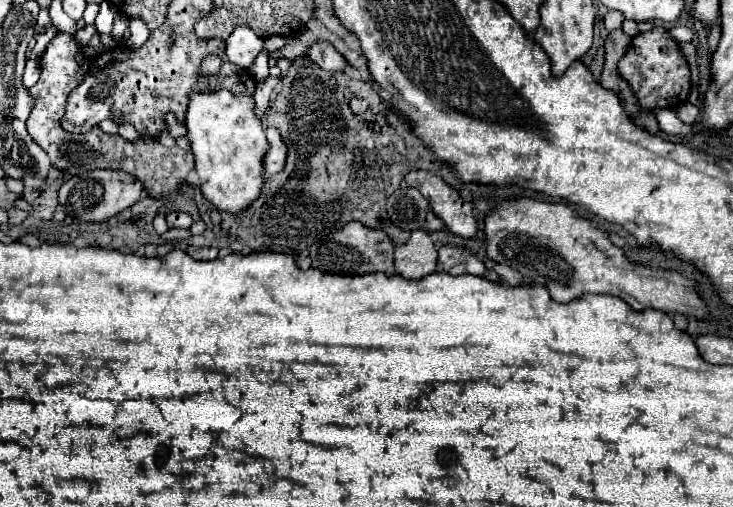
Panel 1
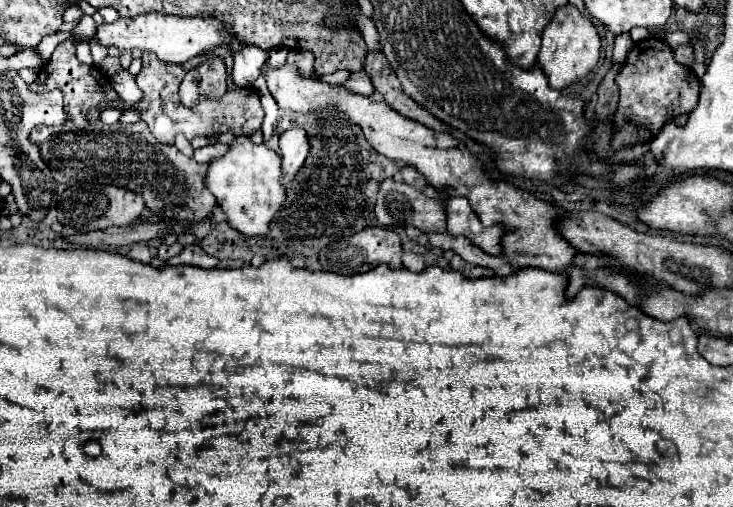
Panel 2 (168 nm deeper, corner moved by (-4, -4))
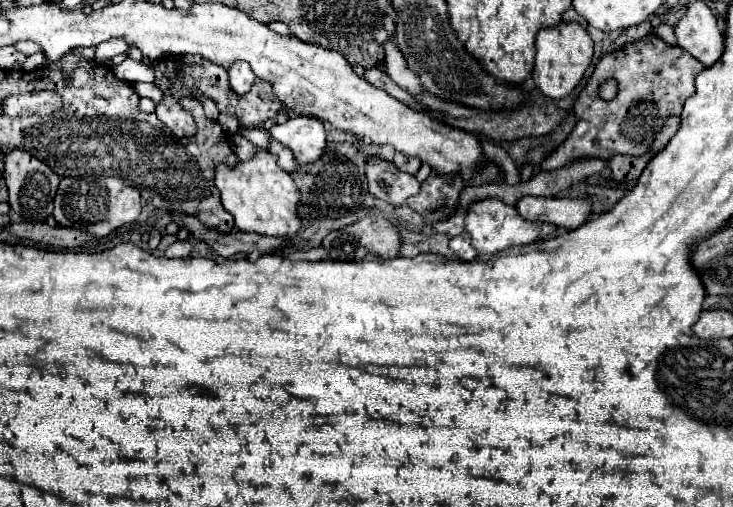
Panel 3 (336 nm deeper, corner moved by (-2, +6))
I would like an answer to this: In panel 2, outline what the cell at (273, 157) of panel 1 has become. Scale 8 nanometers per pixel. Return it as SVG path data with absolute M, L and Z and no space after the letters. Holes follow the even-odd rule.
M290 128L280 134L280 152L282 152L282 174L294 178L308 154L308 138L302 128Z

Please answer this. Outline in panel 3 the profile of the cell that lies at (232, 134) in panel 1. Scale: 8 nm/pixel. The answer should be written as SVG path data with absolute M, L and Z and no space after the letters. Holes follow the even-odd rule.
M258 150L252 160L240 162L234 168L218 166L214 182L222 194L222 206L234 218L236 230L254 232L260 236L294 236L300 230L300 192L292 176L278 166L276 156L268 150Z

